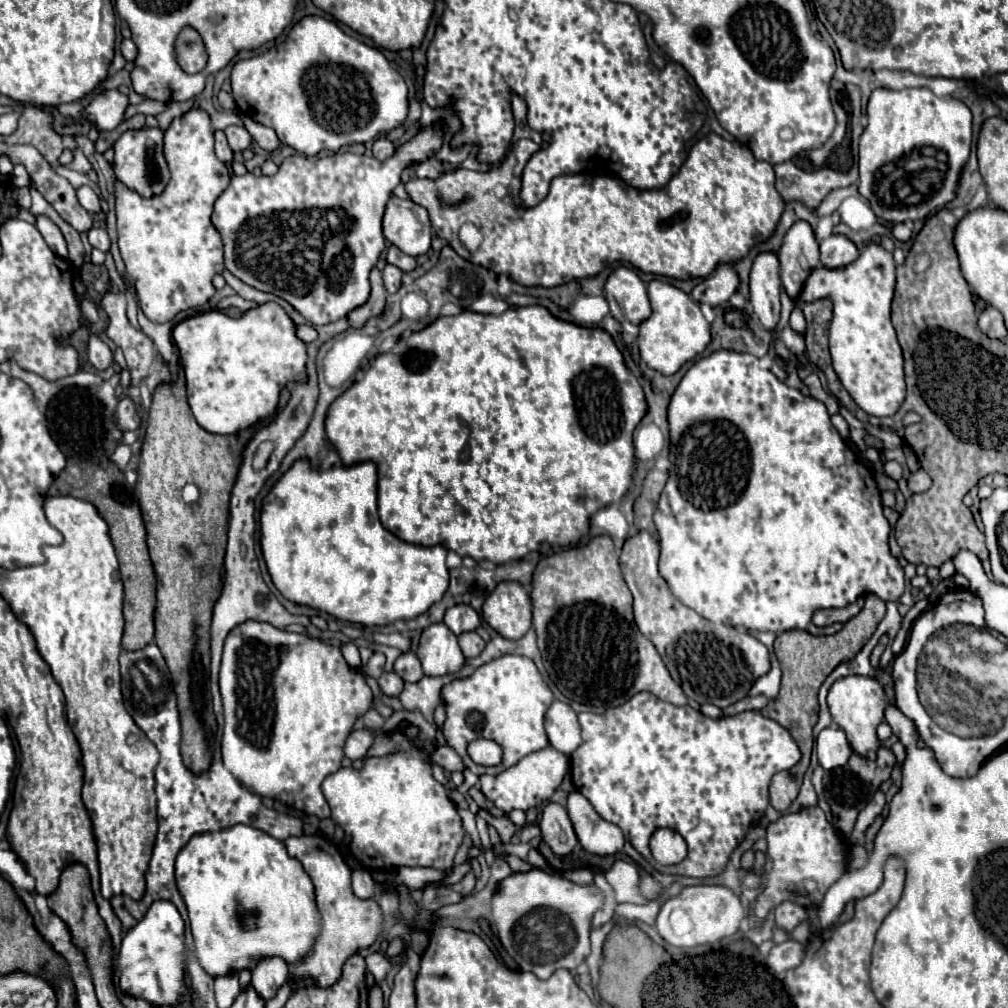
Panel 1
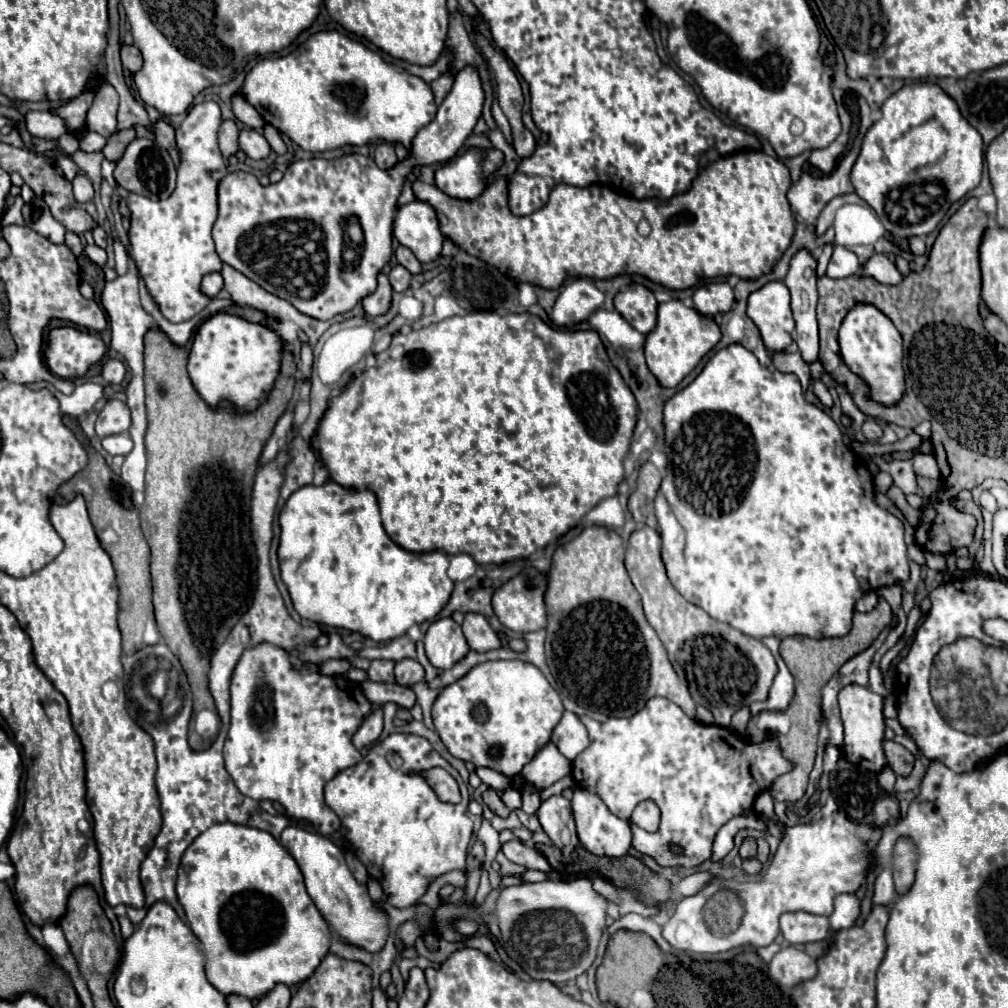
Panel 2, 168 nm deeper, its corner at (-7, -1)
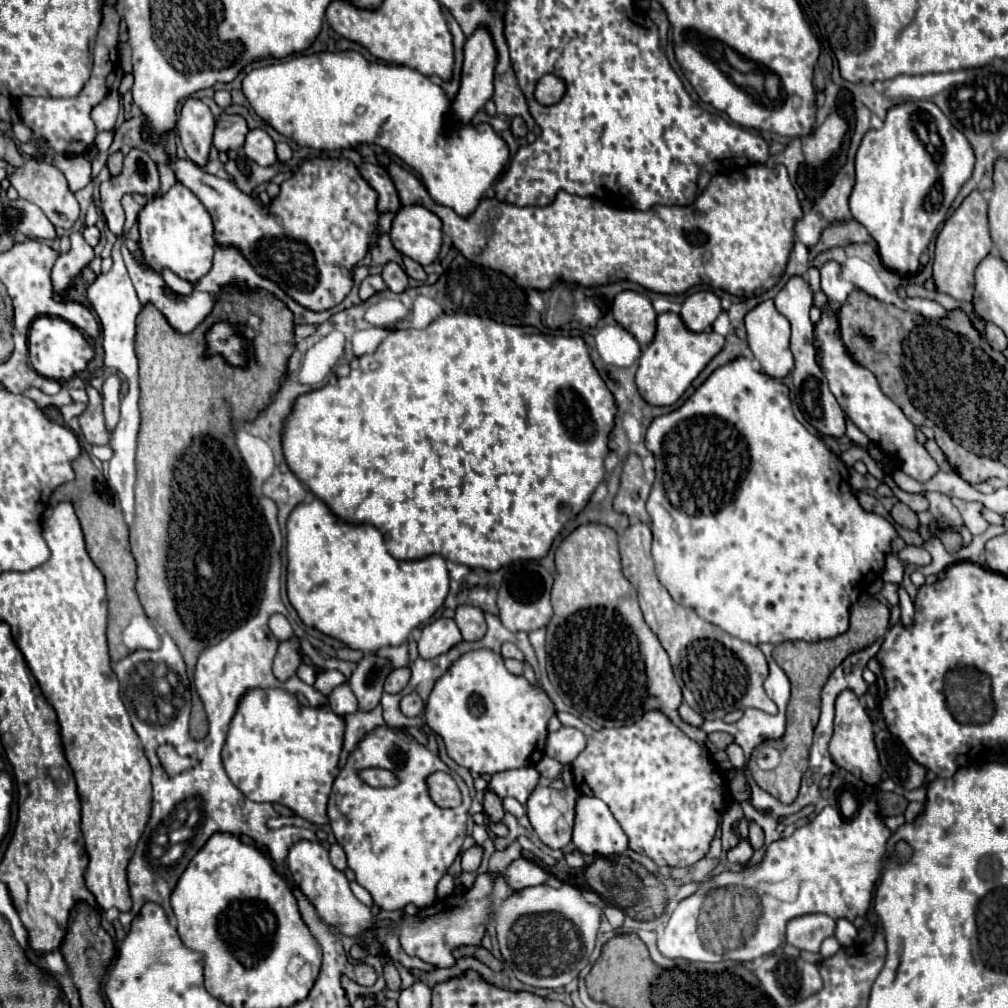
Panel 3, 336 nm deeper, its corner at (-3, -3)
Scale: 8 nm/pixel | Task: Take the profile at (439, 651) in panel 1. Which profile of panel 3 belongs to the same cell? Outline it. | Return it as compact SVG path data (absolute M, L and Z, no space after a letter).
M440 617L422 629L418 651L420 651L420 657L424 659L436 659L442 653L448 653L460 641L462 641L462 635L454 619Z

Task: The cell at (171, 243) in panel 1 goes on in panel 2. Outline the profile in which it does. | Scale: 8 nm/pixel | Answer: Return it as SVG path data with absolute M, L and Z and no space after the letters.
M214 101L192 105L186 119L176 129L180 165L174 193L166 201L156 203L136 193L130 193L126 199L132 211L132 259L136 261L150 295L160 305L164 317L172 323L194 317L210 303L210 299L200 291L200 281L204 275L222 269L222 261L210 235L218 215L218 183L226 175L226 165L216 141L220 123L220 107Z

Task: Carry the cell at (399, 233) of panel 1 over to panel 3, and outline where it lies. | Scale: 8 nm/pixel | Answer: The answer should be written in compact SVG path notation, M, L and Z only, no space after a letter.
M422 205L400 207L392 221L392 243L394 247L414 259L420 265L430 265L442 245L442 223L440 219Z

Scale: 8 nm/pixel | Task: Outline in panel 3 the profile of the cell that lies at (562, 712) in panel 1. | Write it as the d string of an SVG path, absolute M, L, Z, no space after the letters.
M560 727L558 731L548 733L546 755L552 755L554 759L568 765L582 753L584 747L586 747L586 737L580 729Z

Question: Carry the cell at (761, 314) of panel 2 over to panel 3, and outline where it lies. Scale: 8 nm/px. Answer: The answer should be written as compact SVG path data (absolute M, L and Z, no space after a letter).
M768 299L768 301L762 301L758 303L754 309L750 309L744 317L746 321L746 331L748 331L748 345L754 353L754 357L758 359L758 363L762 365L764 373L768 375L774 375L778 379L784 379L790 369L792 369L792 353L790 353L790 323L788 319L784 319L784 315L780 315L774 307L774 301Z

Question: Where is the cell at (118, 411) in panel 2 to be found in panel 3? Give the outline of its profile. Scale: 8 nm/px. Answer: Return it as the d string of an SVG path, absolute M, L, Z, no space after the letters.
M90 385L86 387L88 391L88 409L80 415L80 427L88 443L92 445L108 445L112 433L106 427L104 419L104 409L102 409L102 397L98 391L94 391Z

